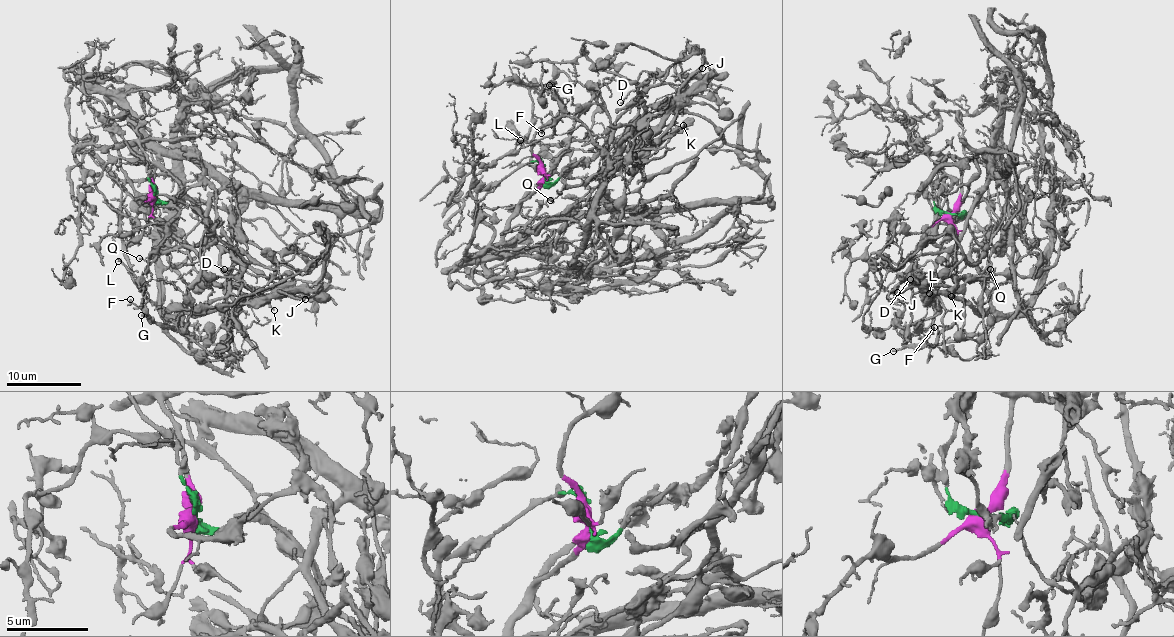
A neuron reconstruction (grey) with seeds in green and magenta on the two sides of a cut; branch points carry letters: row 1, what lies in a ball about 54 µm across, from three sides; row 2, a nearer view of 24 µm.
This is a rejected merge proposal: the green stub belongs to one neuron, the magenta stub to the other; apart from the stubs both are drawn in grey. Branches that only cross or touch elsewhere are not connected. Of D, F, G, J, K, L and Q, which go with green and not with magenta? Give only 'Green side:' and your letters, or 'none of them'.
Green side: D, F, G, J, K, L, Q

